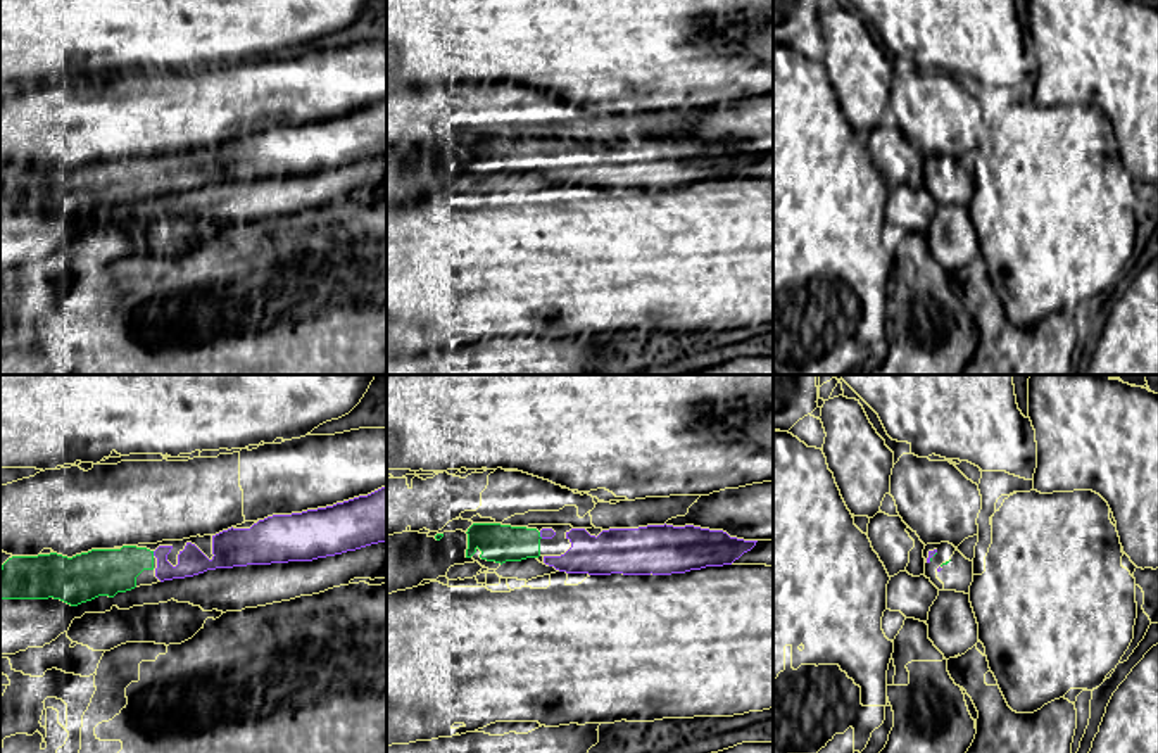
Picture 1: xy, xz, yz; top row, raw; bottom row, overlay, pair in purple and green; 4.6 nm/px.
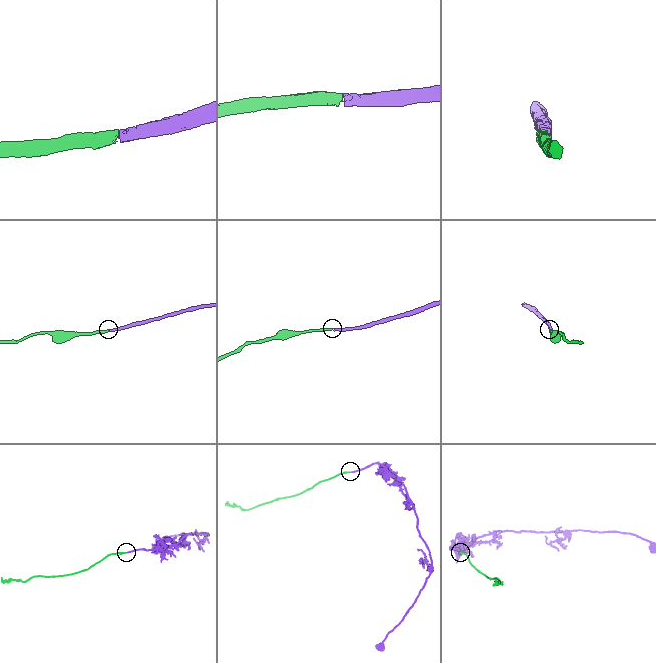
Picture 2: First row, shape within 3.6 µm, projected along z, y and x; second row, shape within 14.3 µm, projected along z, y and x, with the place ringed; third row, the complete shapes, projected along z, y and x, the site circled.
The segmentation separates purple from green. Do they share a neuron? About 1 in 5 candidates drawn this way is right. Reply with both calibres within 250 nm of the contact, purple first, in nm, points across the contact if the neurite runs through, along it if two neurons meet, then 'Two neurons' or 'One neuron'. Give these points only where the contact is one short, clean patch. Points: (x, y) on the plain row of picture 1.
Thickness 130 nm (purple) against 220 nm. Path across: xy (192, 175), (171, 182), (154, 166), (104, 185). One neuron

